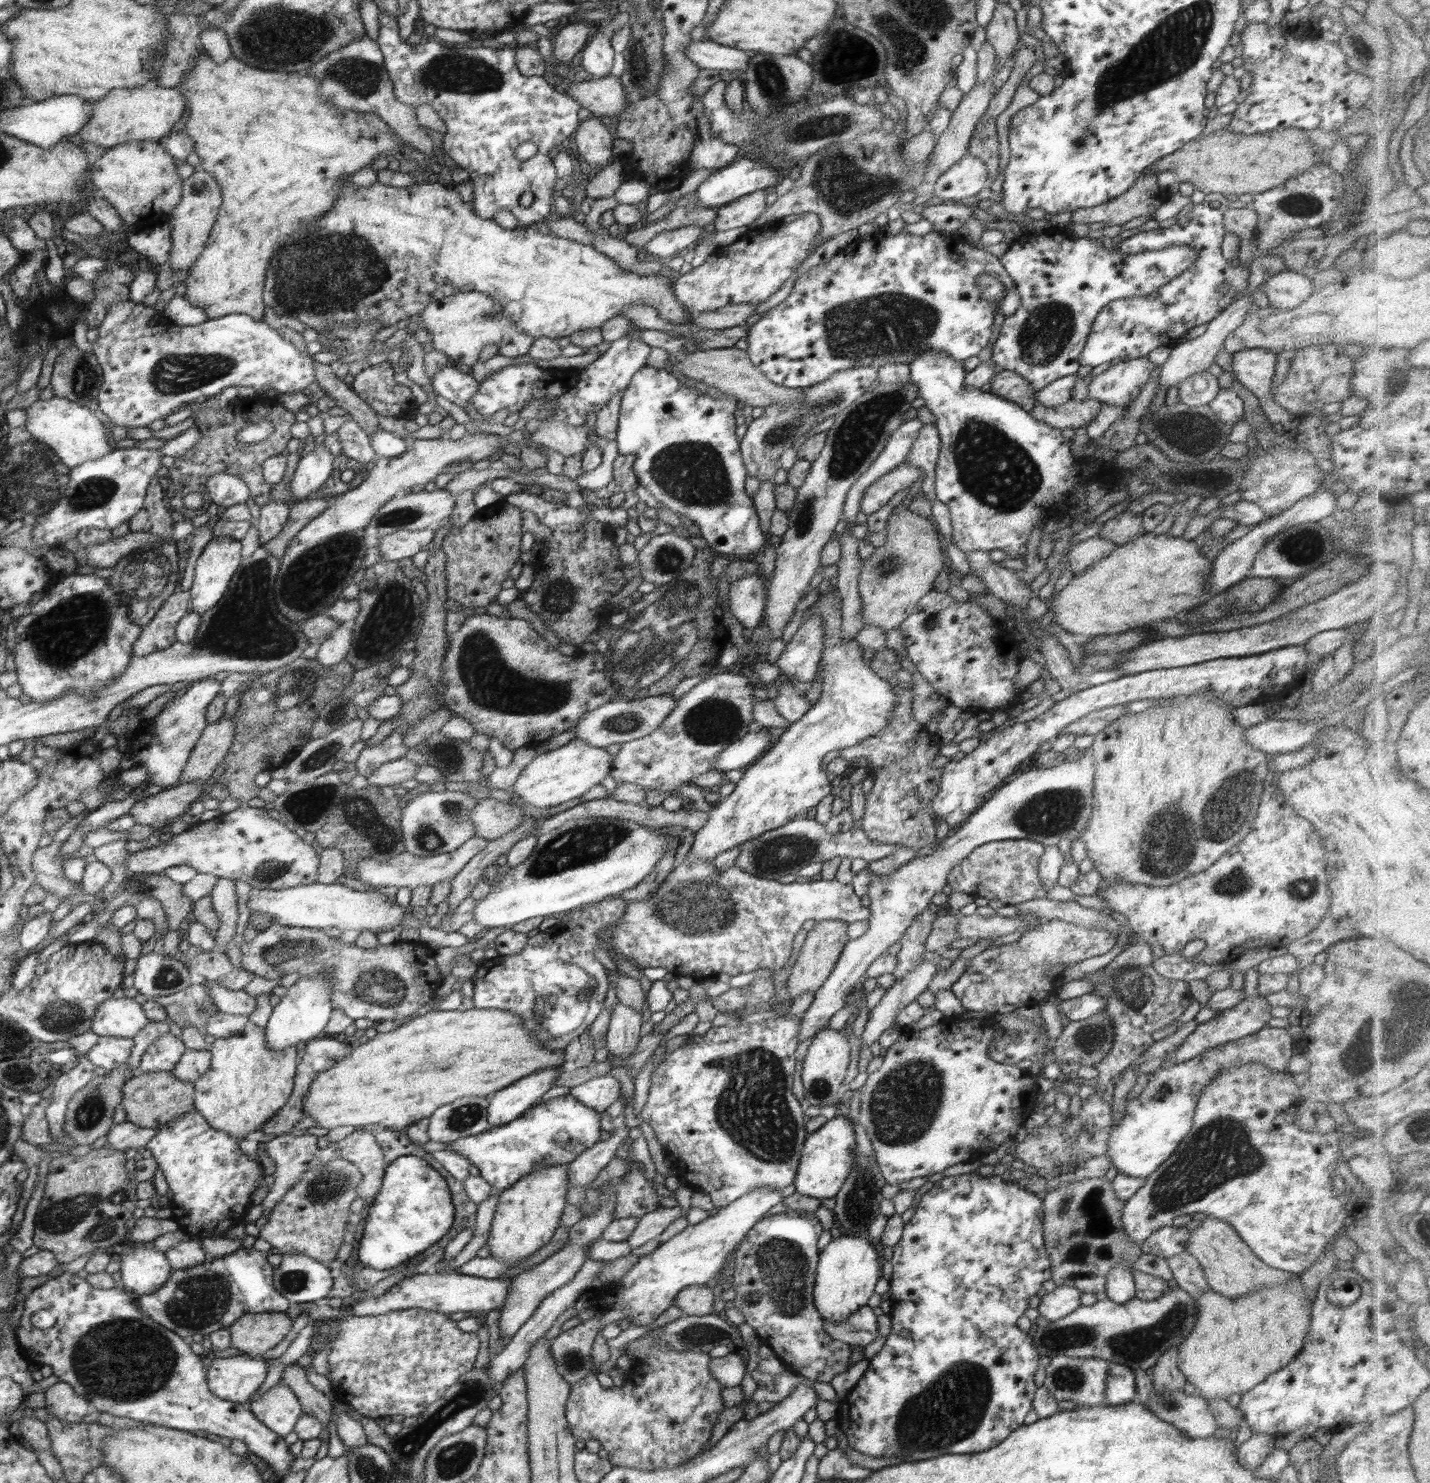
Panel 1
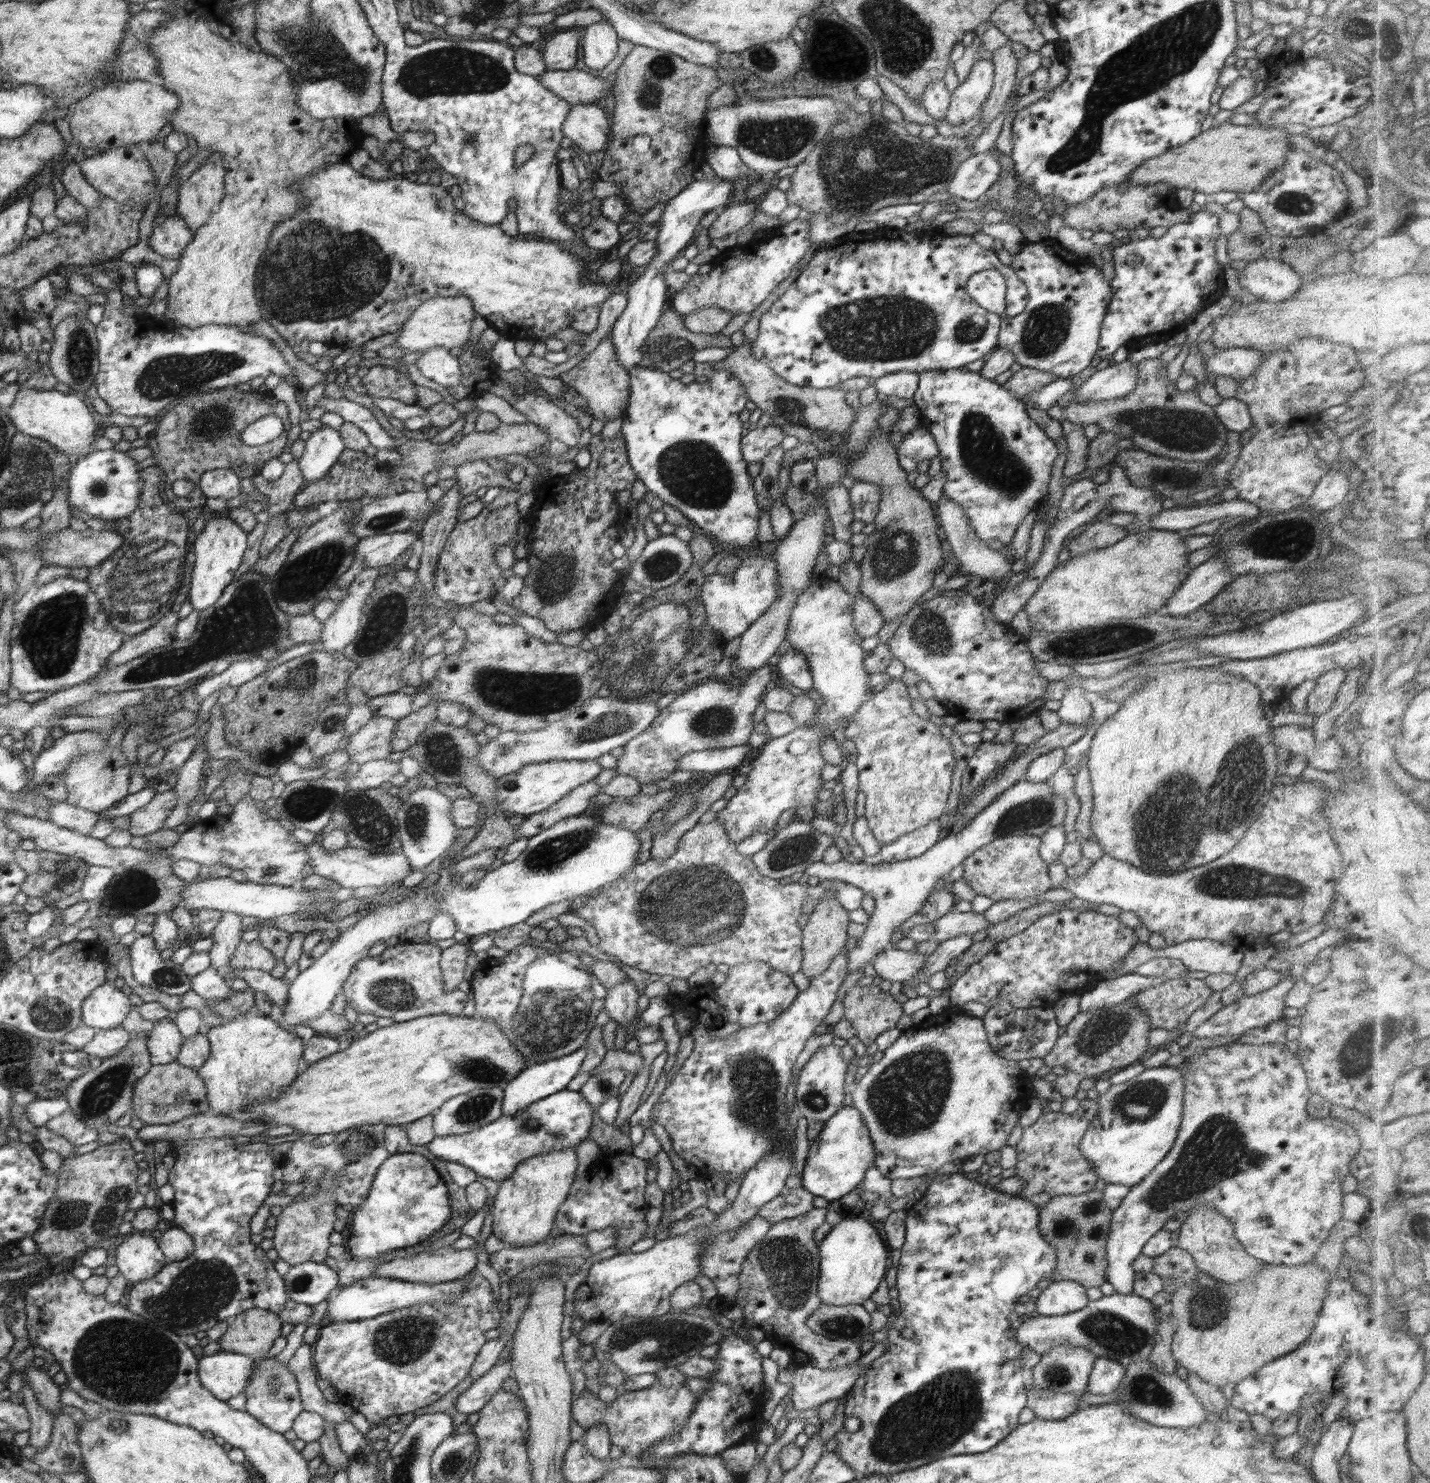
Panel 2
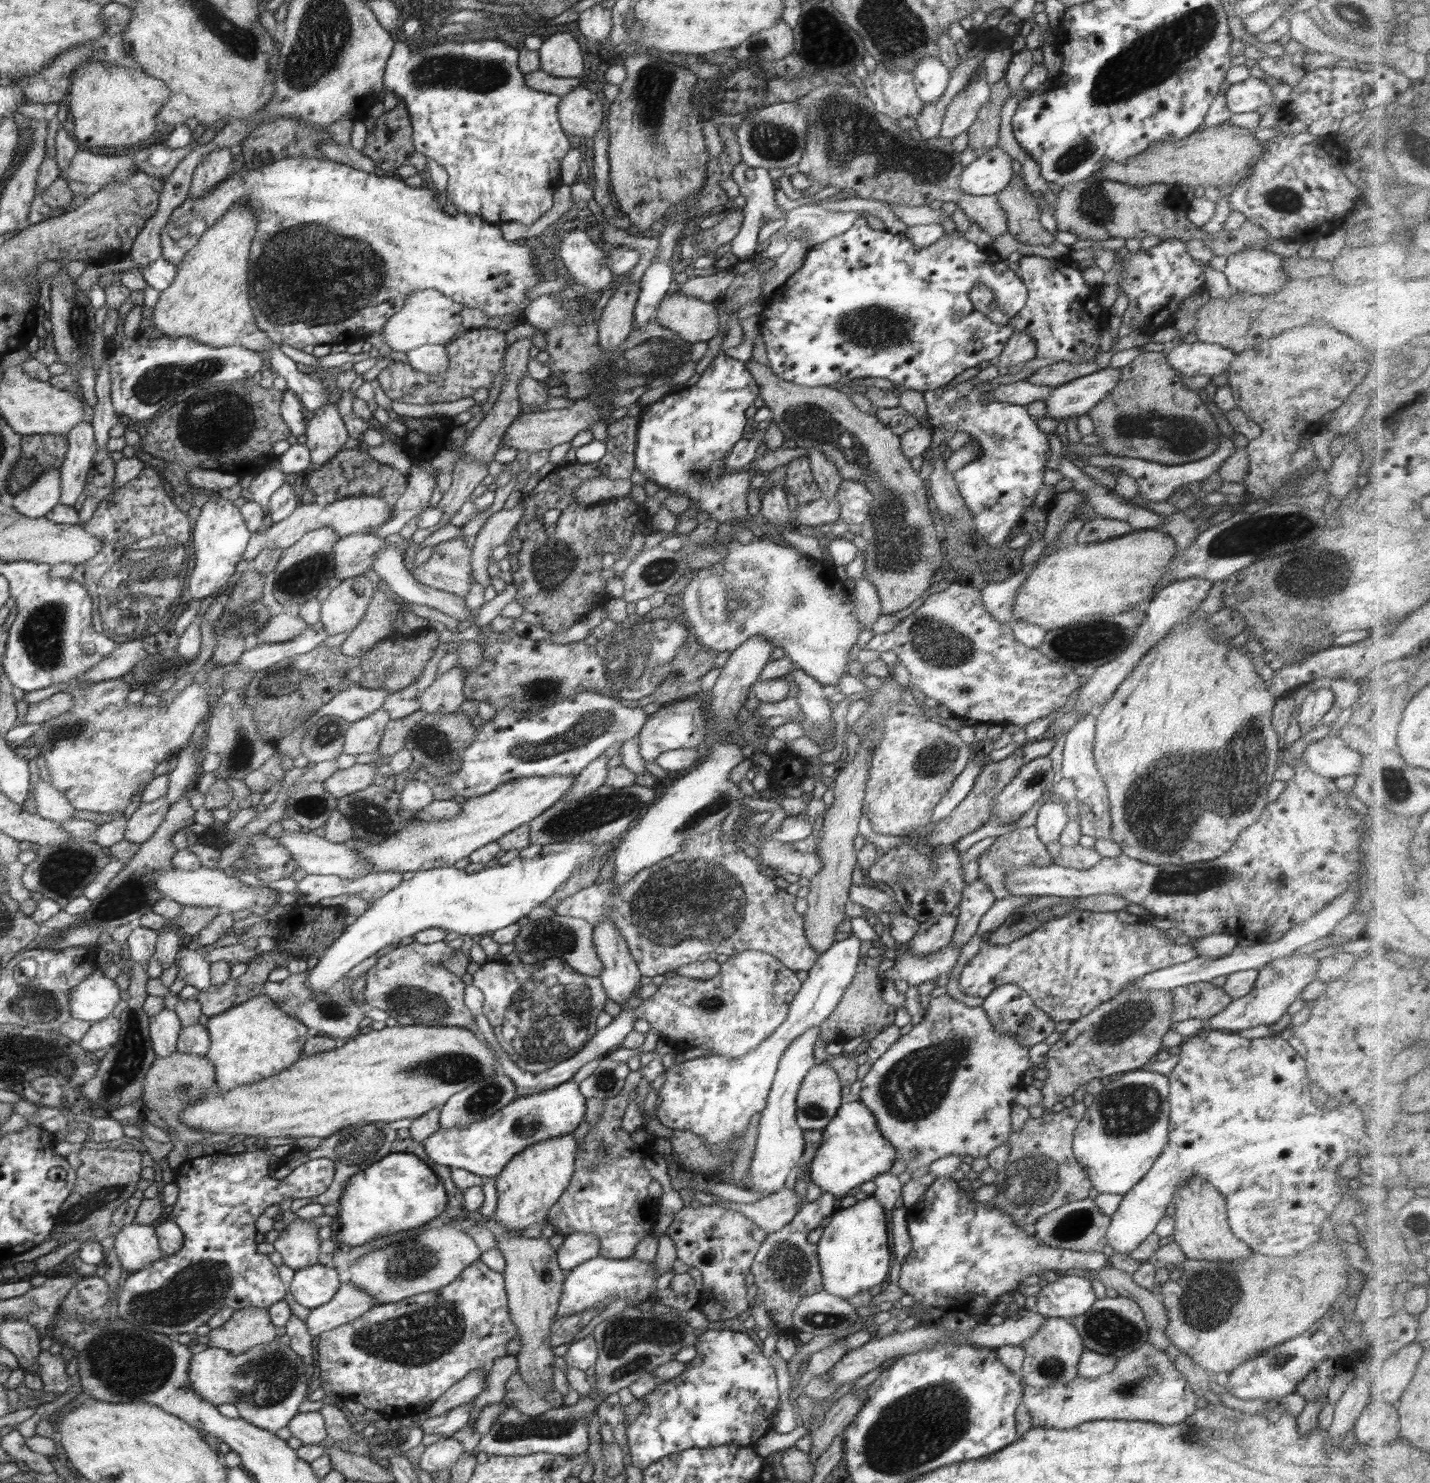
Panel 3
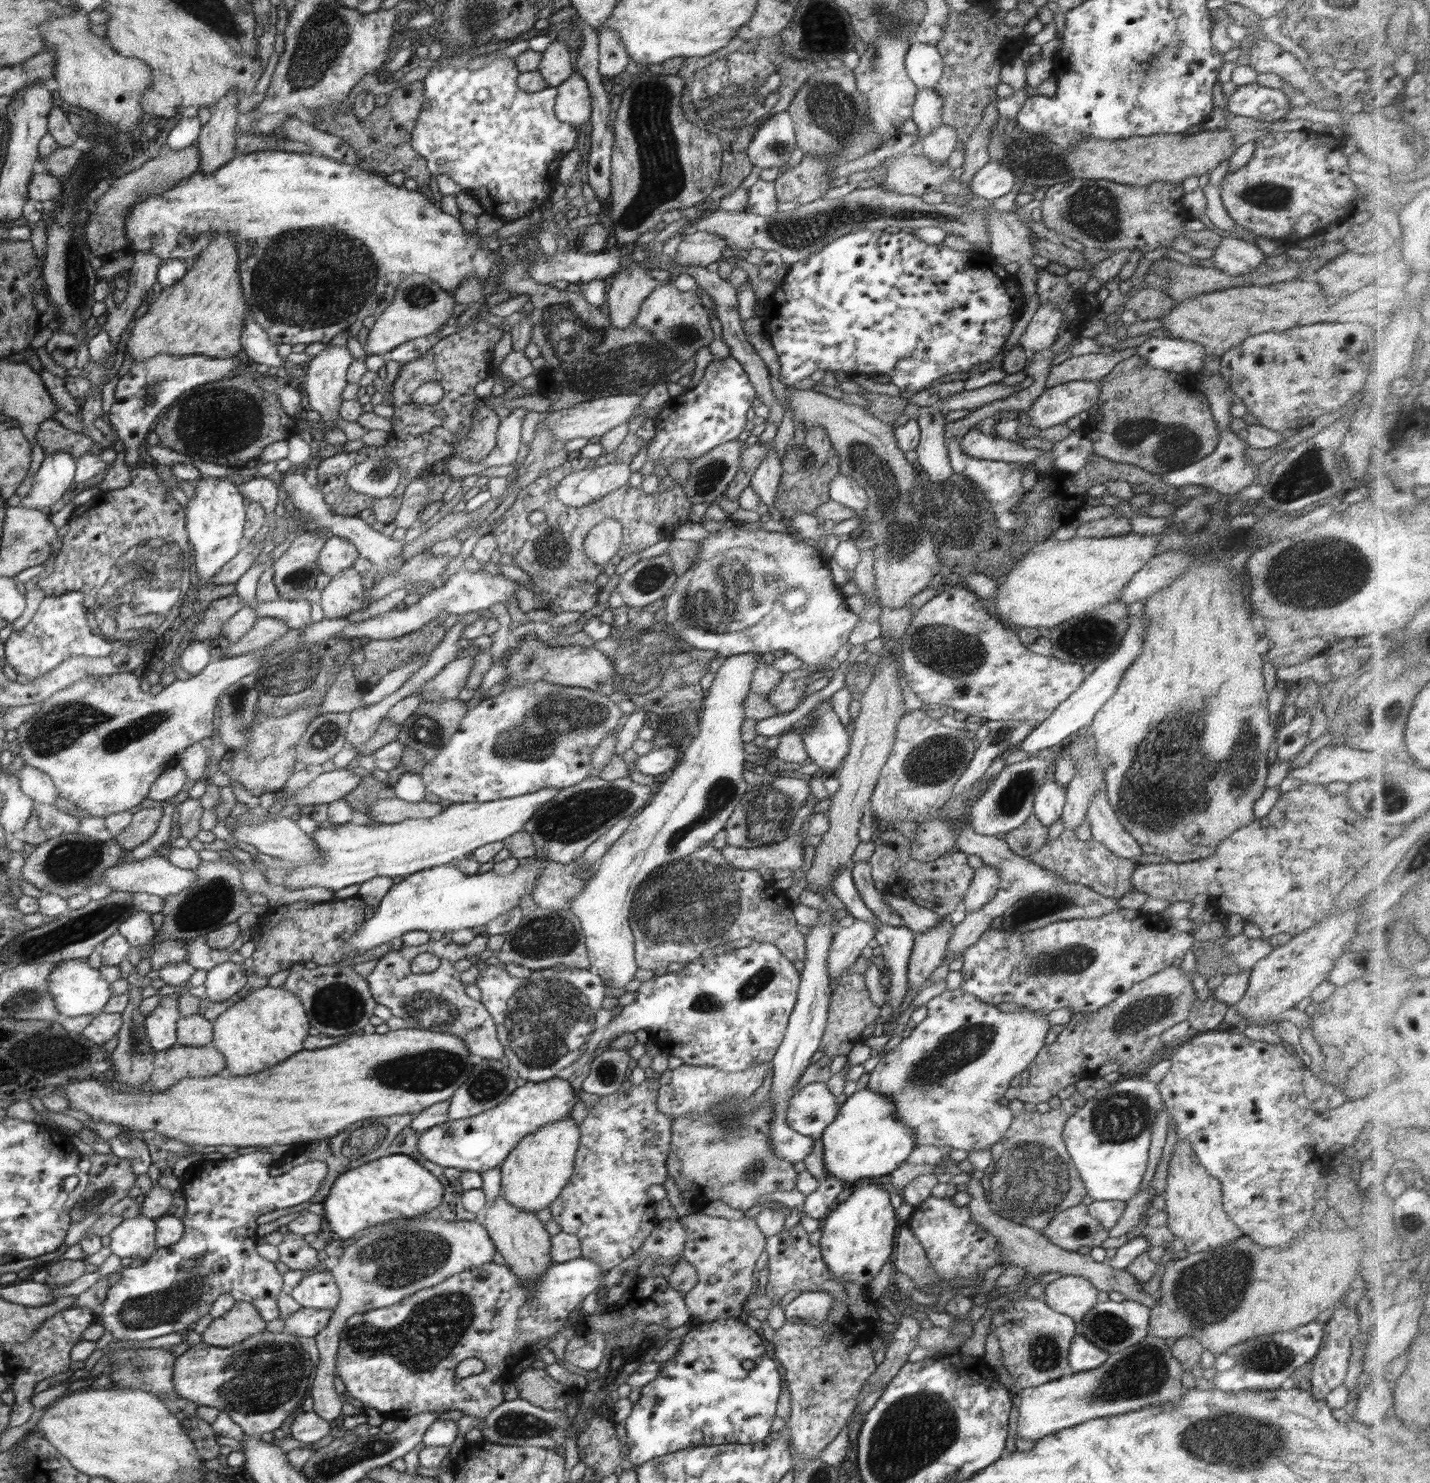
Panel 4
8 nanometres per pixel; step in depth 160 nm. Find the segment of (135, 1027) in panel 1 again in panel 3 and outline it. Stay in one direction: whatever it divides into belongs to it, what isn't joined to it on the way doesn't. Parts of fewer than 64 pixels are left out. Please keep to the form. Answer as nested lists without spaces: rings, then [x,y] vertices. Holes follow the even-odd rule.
[[[100,970],[70,991],[72,1018],[96,1023],[112,1015],[120,1003],[120,988]]]

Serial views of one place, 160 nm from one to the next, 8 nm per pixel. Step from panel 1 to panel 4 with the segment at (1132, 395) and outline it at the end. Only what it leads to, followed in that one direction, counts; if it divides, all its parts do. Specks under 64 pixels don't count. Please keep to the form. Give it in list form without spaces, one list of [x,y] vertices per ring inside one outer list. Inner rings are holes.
[[[1075,380],[1047,388],[1027,411],[1032,418],[1031,425],[1042,429],[1064,424],[1094,406],[1100,391],[1099,383],[1087,380]]]

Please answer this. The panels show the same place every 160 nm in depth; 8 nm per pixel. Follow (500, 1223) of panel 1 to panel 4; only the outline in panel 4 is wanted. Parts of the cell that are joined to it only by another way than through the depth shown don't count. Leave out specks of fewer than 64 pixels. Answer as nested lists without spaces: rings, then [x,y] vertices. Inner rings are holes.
[[[571,1116],[551,1122],[523,1138],[509,1158],[499,1166],[501,1190],[510,1204],[524,1212],[548,1208],[561,1196],[561,1190],[574,1174],[574,1159],[580,1143],[580,1131]]]

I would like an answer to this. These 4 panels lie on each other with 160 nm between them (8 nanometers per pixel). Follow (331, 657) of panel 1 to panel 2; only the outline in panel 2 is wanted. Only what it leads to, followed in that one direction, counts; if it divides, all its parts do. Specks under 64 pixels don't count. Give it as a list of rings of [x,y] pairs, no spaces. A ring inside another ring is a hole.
[[[394,565],[364,569],[354,577],[347,587],[348,593],[336,604],[336,613],[323,623],[320,641],[326,652],[343,652],[359,630],[362,608],[370,596],[375,580],[384,569],[394,569]]]

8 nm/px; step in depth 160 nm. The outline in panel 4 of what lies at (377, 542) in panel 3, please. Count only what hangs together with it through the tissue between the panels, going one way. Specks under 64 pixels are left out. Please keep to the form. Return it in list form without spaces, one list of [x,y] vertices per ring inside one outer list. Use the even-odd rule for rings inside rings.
[[[332,536],[325,541],[325,547],[321,552],[318,564],[325,574],[333,577],[342,574],[348,568],[353,568],[352,564],[358,557],[358,550],[352,542]]]

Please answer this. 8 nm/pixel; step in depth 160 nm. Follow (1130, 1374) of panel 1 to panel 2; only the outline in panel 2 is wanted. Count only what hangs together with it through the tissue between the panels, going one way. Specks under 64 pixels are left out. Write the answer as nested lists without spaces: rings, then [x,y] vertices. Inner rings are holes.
[[[1097,1357],[1090,1373],[1087,1391],[1092,1394],[1112,1394],[1121,1385],[1125,1374],[1123,1364],[1110,1358]]]

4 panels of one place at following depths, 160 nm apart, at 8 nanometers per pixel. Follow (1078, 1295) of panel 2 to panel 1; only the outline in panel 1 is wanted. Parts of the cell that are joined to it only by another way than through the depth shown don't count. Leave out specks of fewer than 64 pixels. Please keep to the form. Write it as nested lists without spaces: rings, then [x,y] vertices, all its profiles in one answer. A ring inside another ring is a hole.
[[[1057,1286],[1054,1291],[1047,1292],[1037,1307],[1038,1314],[1049,1322],[1056,1322],[1068,1314],[1072,1314],[1081,1305],[1081,1292],[1072,1286]]]

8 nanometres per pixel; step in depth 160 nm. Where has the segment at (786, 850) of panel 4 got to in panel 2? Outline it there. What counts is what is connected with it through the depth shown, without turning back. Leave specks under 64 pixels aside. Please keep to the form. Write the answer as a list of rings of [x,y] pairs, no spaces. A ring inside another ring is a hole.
[[[1024,780],[998,795],[994,802],[975,814],[975,818],[964,829],[945,835],[918,858],[880,865],[848,862],[844,859],[834,864],[826,864],[820,860],[811,864],[803,873],[808,874],[813,882],[818,880],[847,882],[863,890],[865,896],[871,896],[875,902],[874,911],[867,921],[866,933],[859,938],[858,946],[848,951],[848,959],[850,959],[848,975],[863,969],[868,963],[873,963],[875,957],[890,944],[894,930],[901,928],[906,920],[921,912],[936,882],[963,863],[966,857],[972,856],[979,848],[997,838],[1025,834],[1042,836],[1049,828],[1063,824],[1066,809],[1066,798],[1055,795],[1049,783]]]

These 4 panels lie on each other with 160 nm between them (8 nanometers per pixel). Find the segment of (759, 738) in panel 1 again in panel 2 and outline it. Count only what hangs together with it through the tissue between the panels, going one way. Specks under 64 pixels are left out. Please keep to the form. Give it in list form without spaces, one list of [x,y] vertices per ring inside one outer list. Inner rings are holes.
[[[732,746],[714,750],[702,750],[701,752],[690,752],[678,759],[678,769],[693,773],[707,773],[710,776],[727,771],[736,771],[748,753],[751,746]]]

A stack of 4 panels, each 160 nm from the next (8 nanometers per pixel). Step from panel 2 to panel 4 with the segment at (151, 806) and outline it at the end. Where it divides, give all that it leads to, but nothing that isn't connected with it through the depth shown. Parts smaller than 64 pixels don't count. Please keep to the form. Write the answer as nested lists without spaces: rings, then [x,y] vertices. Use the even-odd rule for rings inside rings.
[[[142,808],[134,814],[132,822],[115,836],[116,842],[127,851],[144,844],[156,832],[161,816],[161,808]]]

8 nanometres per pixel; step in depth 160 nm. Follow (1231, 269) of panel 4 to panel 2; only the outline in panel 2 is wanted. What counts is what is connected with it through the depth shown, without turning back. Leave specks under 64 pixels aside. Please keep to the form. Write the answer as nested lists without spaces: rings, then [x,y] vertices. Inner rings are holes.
[[[1252,260],[1238,270],[1239,282],[1244,290],[1264,302],[1290,300],[1302,287],[1304,277],[1280,260]]]

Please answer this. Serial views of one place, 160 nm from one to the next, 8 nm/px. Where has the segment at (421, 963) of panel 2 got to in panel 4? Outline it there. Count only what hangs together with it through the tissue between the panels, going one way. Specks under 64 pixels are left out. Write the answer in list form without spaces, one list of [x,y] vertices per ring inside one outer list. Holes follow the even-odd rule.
[[[444,933],[443,939],[421,946],[401,946],[400,950],[389,951],[379,959],[376,968],[366,978],[370,986],[372,999],[378,1005],[385,1006],[392,1011],[392,1015],[401,1018],[406,1028],[442,1031],[458,1035],[465,1040],[474,1059],[494,1058],[504,1059],[505,1046],[497,1037],[497,1022],[486,1011],[485,1004],[472,1000],[466,995],[466,986],[460,982],[460,973],[454,969],[454,964],[464,958],[477,959],[478,953],[487,950],[489,938],[476,934],[474,940],[466,945],[458,945],[452,941],[450,933]],[[418,954],[434,954],[441,960],[435,972],[413,974],[410,964]]]

